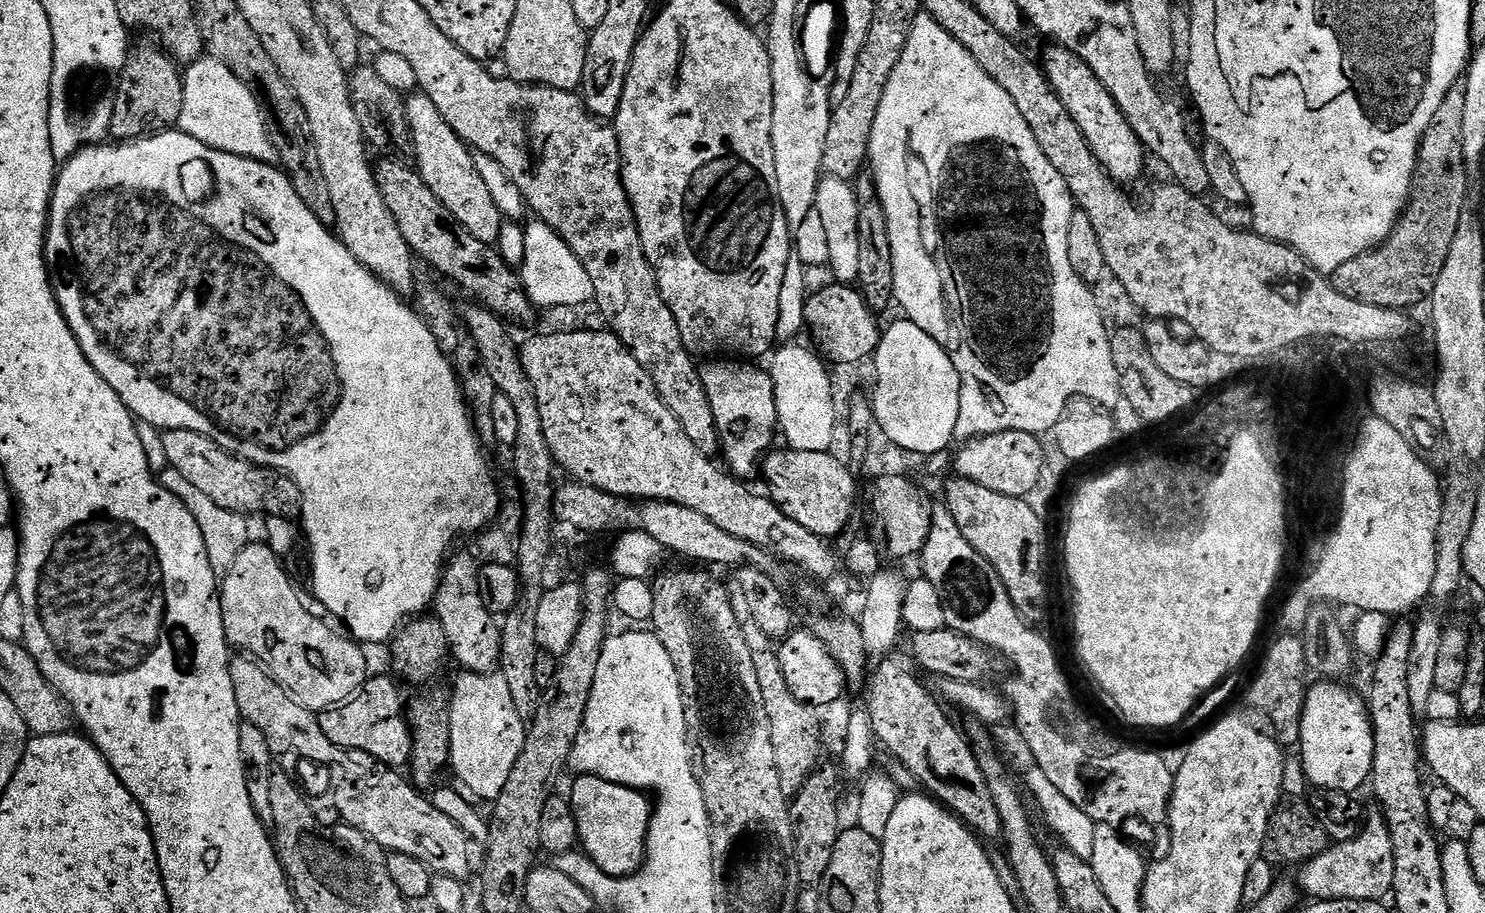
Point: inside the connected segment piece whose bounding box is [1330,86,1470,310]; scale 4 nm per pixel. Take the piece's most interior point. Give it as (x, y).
(1401, 272)

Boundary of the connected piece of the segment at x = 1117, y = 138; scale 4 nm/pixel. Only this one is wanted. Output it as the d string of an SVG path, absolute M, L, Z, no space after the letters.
M1059 46L1048 47L1052 48L1045 50L1044 60L1042 59L1044 77L1048 79L1048 84L1056 91L1058 98L1062 98L1062 106L1066 106L1070 118L1074 118L1078 130L1082 130L1094 158L1098 158L1101 166L1108 171L1108 176L1117 184L1129 186L1128 184L1134 183L1144 172L1144 143L1140 141L1130 122L1126 122L1118 102L1114 102L1106 86L1098 82L1094 70L1090 70L1090 66L1086 66L1086 62L1082 62L1082 58L1078 58L1070 50Z

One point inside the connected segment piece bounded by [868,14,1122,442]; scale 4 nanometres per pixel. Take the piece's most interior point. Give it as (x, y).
(978, 217)

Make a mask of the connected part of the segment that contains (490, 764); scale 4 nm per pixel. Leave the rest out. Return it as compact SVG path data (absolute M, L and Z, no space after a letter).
M466 671L459 675L452 688L448 710L450 768L477 801L494 802L498 794L502 794L510 770L514 770L514 762L518 762L518 754L522 754L526 722L518 714L518 706L514 706L514 697L503 675Z

